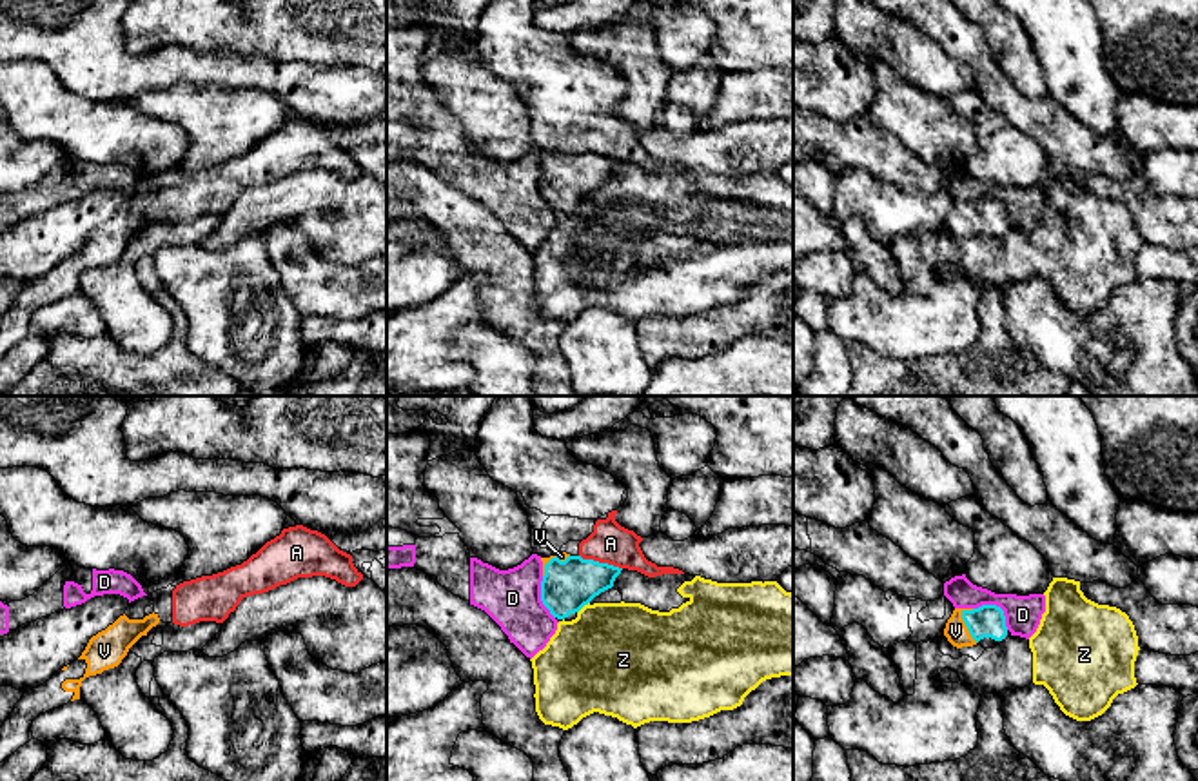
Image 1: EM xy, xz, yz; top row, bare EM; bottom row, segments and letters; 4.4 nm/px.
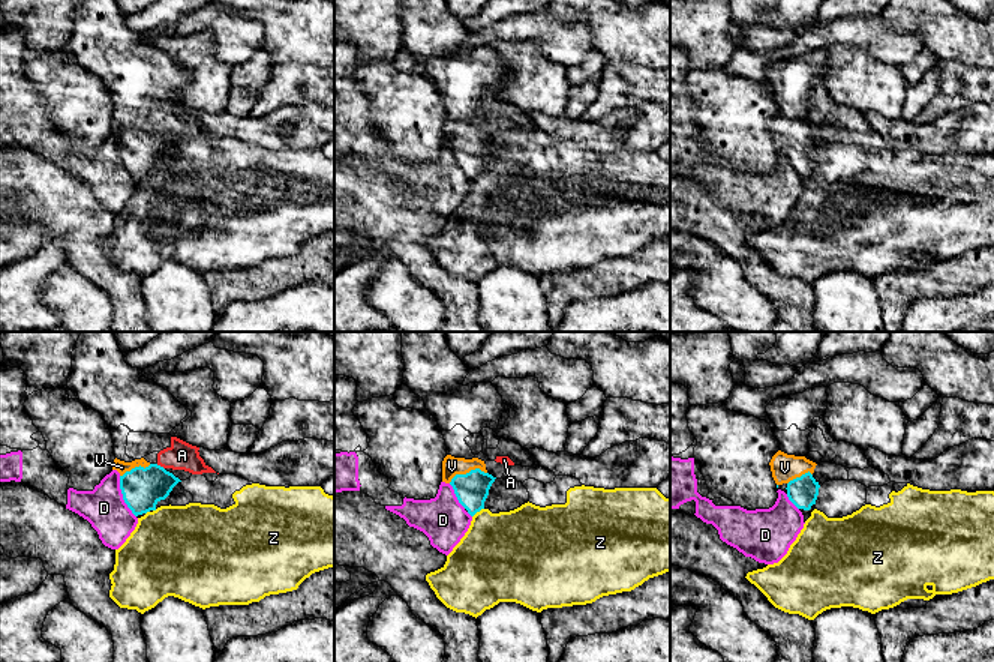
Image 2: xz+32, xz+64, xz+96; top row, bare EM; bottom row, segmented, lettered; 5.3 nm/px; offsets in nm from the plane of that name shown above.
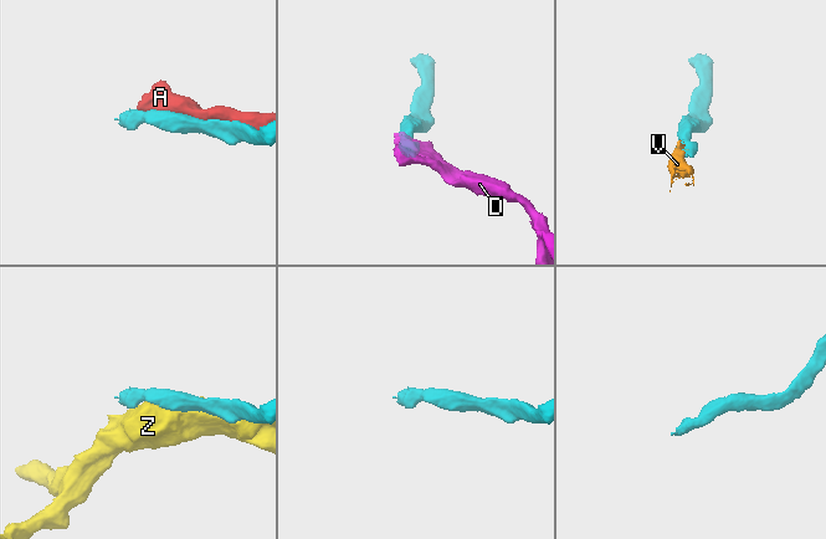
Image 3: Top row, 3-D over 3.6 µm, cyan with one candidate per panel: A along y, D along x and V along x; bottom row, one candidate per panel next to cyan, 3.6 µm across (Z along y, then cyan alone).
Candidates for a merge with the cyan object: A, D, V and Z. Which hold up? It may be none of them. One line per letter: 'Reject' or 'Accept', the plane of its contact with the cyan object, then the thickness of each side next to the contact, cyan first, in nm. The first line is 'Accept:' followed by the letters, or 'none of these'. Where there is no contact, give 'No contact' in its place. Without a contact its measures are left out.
Accept: V
A: Reject. Touches cyan in xz. Thickness 220 nm (cyan) against 180 nm
D: Reject. Touches cyan in yz. Thickness 140 nm (cyan) against 160 nm
V: Accept. Touches cyan in yz. Thickness 140 nm (cyan) against 100 nm
Z: Reject. Touches cyan in xz. Thickness 220 nm (cyan) against 460 nm

